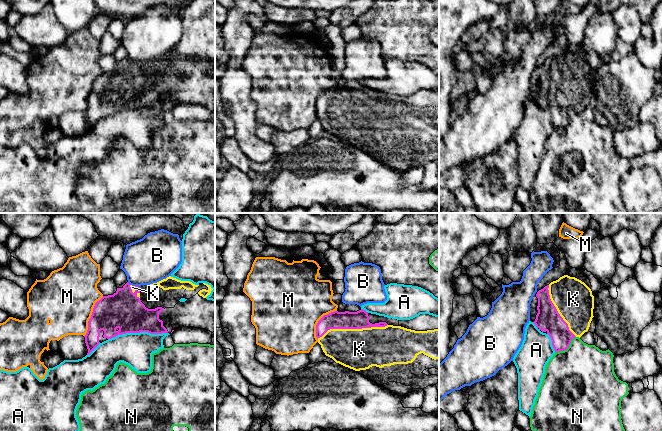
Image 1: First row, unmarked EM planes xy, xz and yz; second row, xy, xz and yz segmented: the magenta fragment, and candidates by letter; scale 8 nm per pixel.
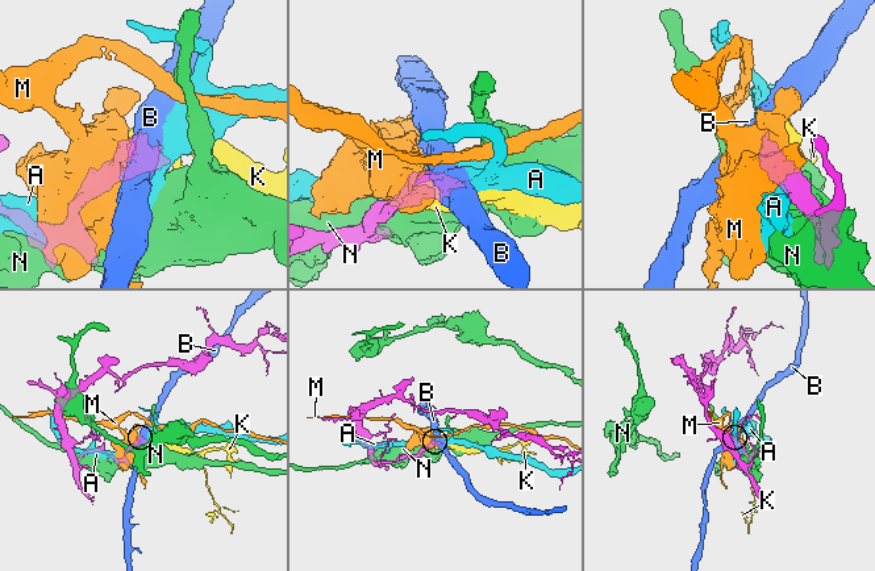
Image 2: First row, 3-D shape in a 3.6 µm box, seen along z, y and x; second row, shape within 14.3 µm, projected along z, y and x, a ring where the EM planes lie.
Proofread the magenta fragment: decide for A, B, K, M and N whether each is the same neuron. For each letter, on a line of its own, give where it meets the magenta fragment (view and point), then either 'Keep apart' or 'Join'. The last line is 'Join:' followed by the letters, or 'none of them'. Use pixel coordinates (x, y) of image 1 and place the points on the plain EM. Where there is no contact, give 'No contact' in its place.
A: Touches magenta at xy (137, 108). Keep apart
B: Touches magenta at xy (137, 62). Keep apart
K: Touches magenta at xz (352, 104). Join
M: Touches magenta at xy (91, 92). Keep apart
N: Touches magenta at yz (566, 124). Keep apart
Join: K

